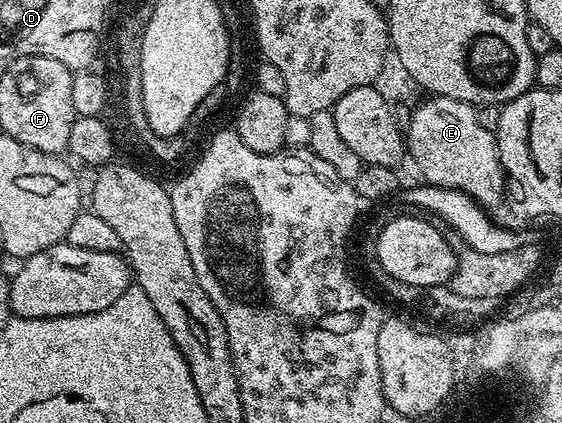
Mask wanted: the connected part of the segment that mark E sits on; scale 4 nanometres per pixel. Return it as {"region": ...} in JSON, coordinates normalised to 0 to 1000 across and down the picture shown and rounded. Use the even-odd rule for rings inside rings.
{"region":[[[767,227],[733,265],[722,312],[724,350],[753,423],[767,440],[820,449],[863,496],[875,499],[900,456],[900,411],[888,381],[884,326],[847,279],[849,255],[794,227]]]}

